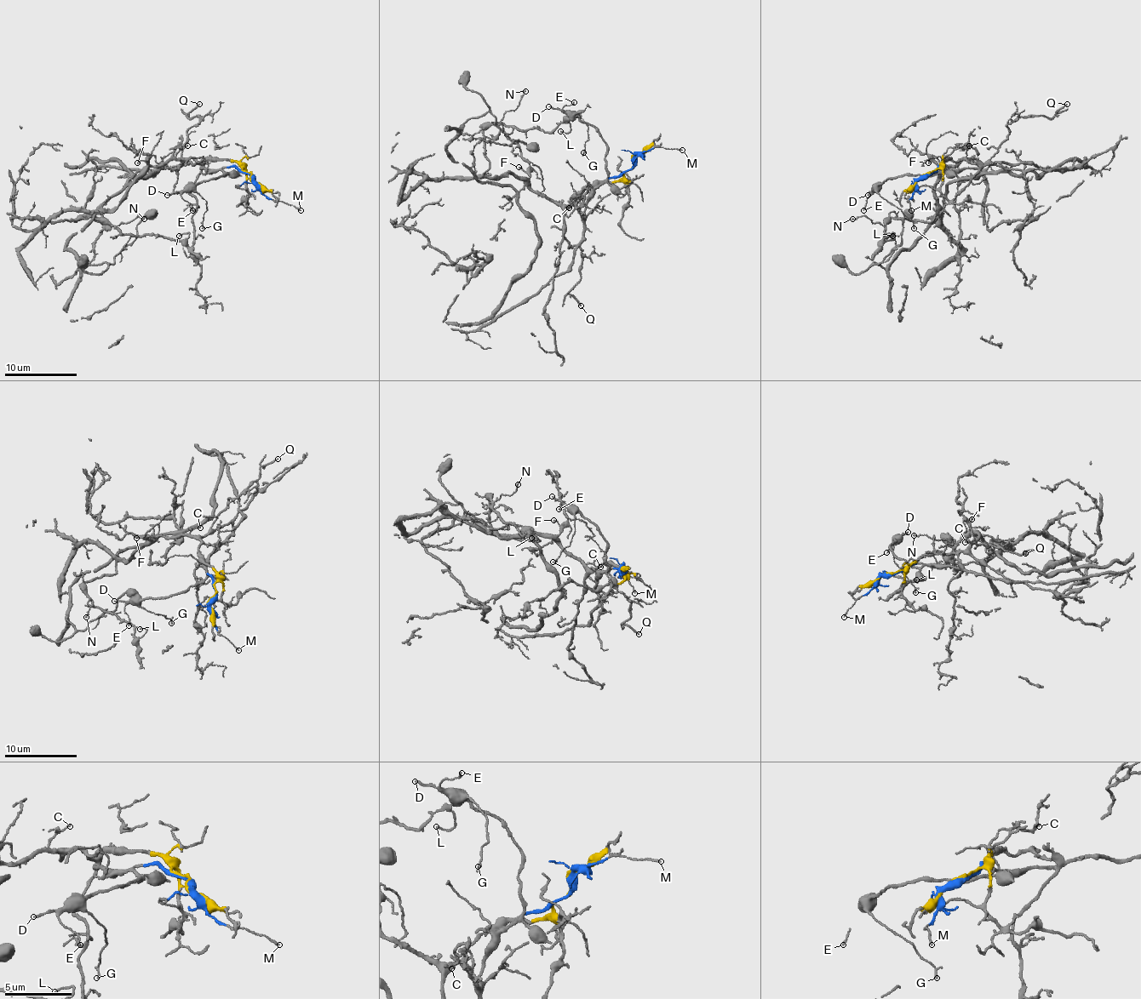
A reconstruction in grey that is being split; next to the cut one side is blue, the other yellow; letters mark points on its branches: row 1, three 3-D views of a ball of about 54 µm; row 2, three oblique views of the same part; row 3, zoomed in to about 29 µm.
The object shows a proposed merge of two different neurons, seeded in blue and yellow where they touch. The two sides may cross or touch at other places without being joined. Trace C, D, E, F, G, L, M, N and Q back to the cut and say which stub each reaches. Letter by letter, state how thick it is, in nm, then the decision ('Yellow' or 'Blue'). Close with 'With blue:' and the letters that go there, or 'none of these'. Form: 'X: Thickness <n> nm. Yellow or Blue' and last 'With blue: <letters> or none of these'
C: Thickness 110 nm. Yellow
D: Thickness 140 nm. Blue
E: Thickness 100 nm. Blue
F: Thickness 140 nm. Yellow
G: Thickness 140 nm. Blue
L: Thickness 120 nm. Yellow
M: Thickness 130 nm. Blue
N: Thickness 130 nm. Yellow
Q: Thickness 140 nm. Yellow
With blue: D, E, G, M

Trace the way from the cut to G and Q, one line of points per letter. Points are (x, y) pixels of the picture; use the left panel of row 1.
G: (251, 176), (237, 167), (226, 167), (226, 174), (211, 178), (195, 187), (206, 202), (202, 229)
Q: (251, 176), (235, 162), (187, 158), (182, 163), (187, 133), (200, 118), (187, 117), (198, 104)

